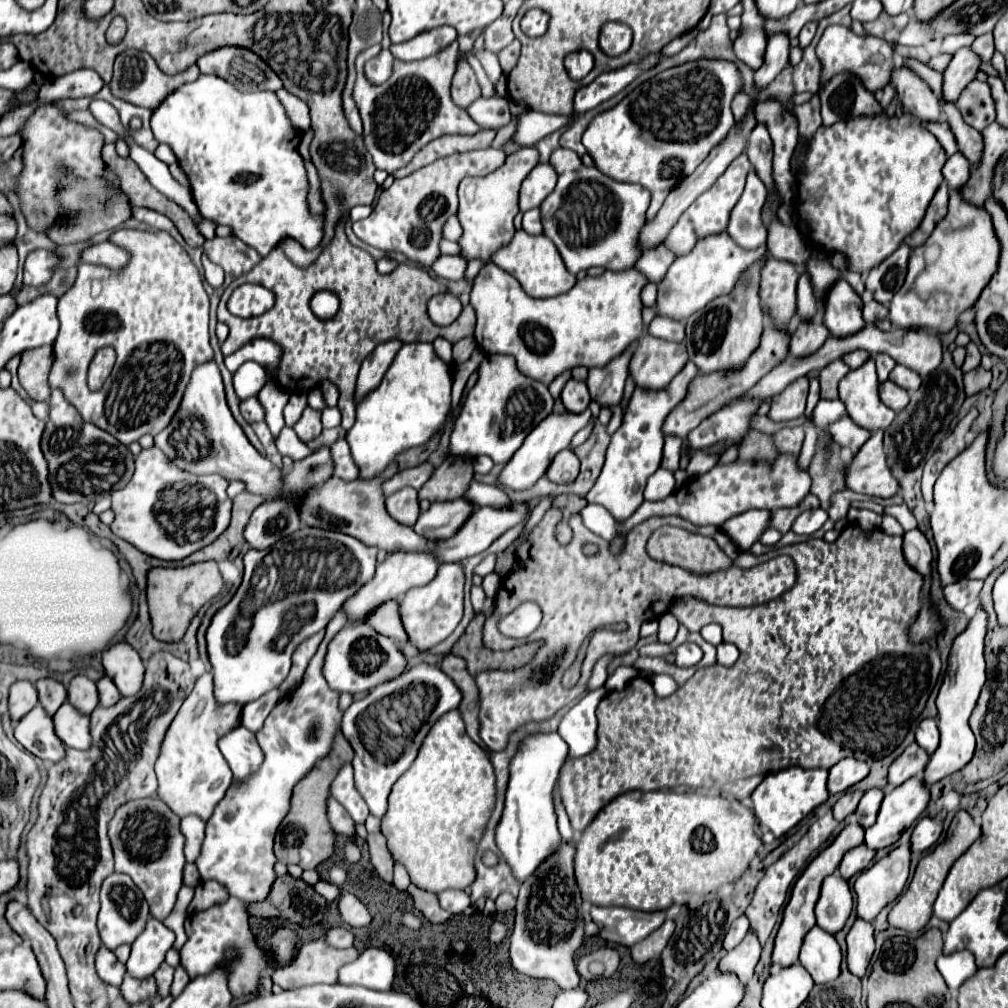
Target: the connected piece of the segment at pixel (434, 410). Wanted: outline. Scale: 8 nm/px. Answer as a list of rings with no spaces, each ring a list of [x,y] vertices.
[[[403,344],[381,384],[357,404],[355,426],[347,432],[351,454],[361,468],[359,478],[373,478],[407,448],[425,444],[445,422],[451,408],[451,366],[433,350],[433,344]]]

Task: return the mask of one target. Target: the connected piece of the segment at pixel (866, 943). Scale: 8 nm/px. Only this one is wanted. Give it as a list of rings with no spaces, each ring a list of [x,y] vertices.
[[[855,920],[847,934],[847,968],[851,974],[863,978],[875,950],[873,926],[865,920]]]

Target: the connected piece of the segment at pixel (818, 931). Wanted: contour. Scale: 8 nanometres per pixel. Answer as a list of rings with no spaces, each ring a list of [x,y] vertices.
[[[813,926],[803,938],[799,962],[813,976],[815,984],[825,984],[839,976],[841,948],[833,934],[827,934],[823,928]]]

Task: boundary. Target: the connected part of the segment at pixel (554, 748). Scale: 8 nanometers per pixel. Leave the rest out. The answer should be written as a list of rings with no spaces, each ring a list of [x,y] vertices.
[[[541,732],[527,736],[511,758],[505,808],[495,828],[495,844],[503,854],[503,860],[511,868],[511,874],[519,882],[527,880],[527,876],[531,876],[535,868],[539,868],[539,864],[543,864],[543,860],[547,860],[551,852],[557,852],[559,844],[563,844],[557,830],[553,790],[567,752],[569,746],[557,732]]]

